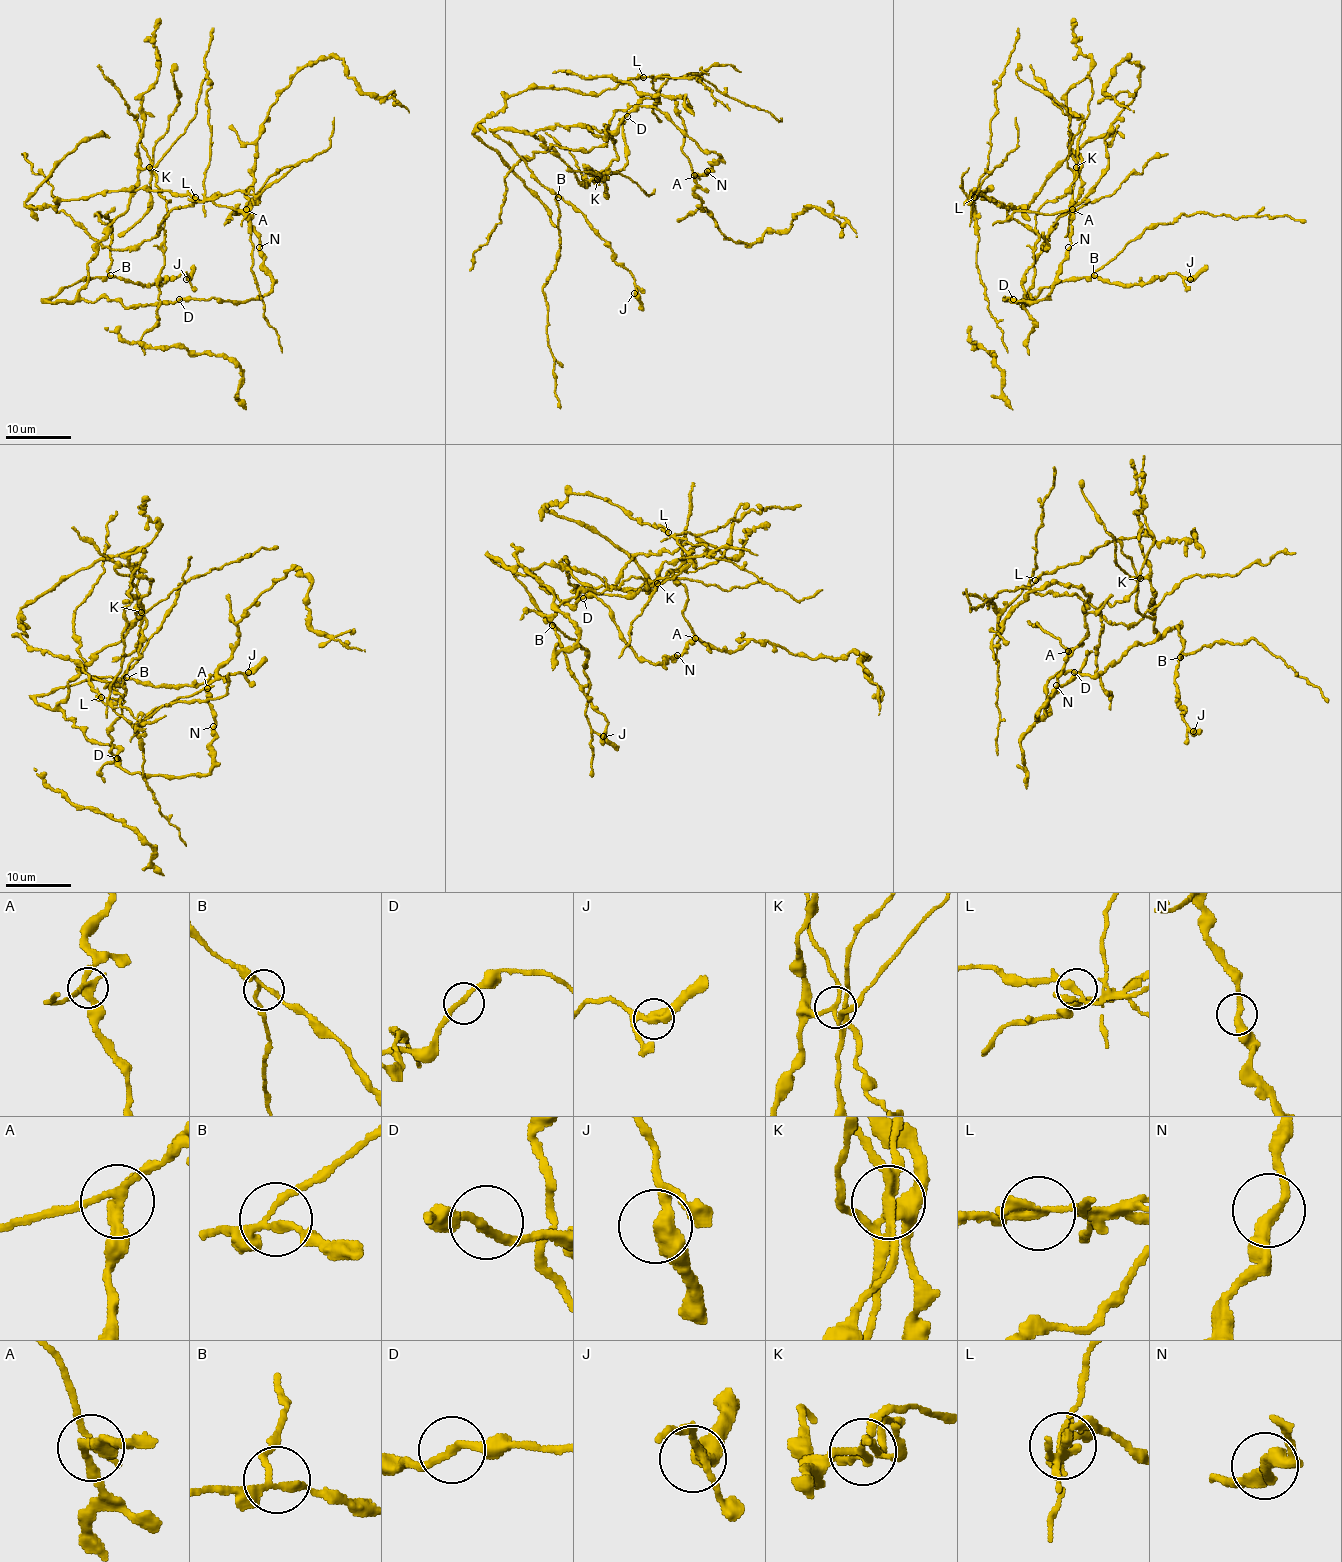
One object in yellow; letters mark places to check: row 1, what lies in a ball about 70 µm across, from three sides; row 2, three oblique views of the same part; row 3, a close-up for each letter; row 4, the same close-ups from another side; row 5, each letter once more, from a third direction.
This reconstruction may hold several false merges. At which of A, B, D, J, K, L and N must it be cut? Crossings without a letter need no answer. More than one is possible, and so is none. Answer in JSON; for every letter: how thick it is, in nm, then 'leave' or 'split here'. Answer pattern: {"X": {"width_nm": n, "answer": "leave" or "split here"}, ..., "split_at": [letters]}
{"A": {"width_nm": 260, "answer": "split here"}, "B": {"width_nm": 160, "answer": "leave"}, "D": {"width_nm": 220, "answer": "leave"}, "J": {"width_nm": 320, "answer": "leave"}, "K": {"width_nm": 200, "answer": "split here"}, "L": {"width_nm": 220, "answer": "split here"}, "N": {"width_nm": 320, "answer": "leave"}, "split_at": ["A", "K", "L"]}

